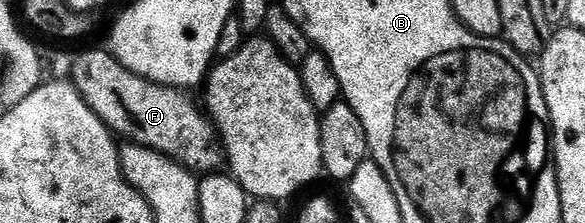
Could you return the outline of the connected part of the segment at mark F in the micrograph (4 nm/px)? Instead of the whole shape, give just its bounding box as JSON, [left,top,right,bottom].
[71,48,223,174]

